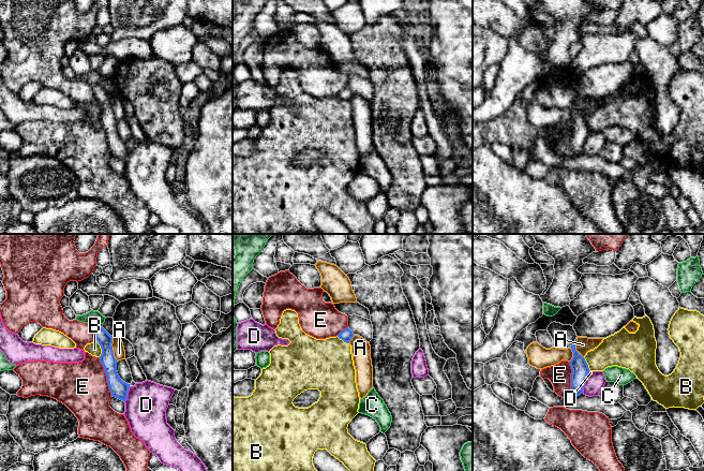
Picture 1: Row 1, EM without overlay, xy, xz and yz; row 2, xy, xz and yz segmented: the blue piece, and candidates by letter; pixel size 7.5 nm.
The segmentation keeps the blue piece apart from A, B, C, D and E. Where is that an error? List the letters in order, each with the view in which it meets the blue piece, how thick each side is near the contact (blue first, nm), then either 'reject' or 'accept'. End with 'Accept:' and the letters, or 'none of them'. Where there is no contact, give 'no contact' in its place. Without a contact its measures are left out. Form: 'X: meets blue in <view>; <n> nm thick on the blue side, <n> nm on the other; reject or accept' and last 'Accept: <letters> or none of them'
A: meets blue in xy; 110 nm thick on the blue side, 90 nm on the other; reject
B: meets blue in xy; 110 nm thick on the blue side, 100 nm on the other; reject
C: meets blue in xy; 110 nm thick on the blue side, 110 nm on the other; reject
D: meets blue in yz; 130 nm thick on the blue side, 140 nm on the other; reject
E: meets blue in xy; 130 nm thick on the blue side, 380 nm on the other; reject
Accept: none of them

